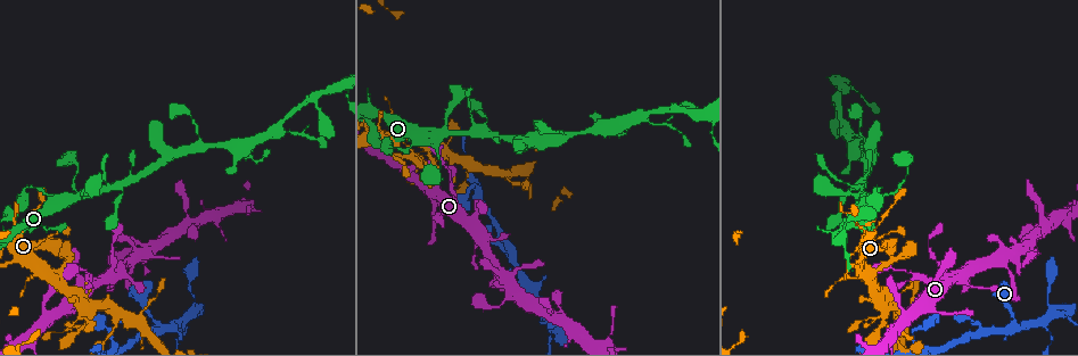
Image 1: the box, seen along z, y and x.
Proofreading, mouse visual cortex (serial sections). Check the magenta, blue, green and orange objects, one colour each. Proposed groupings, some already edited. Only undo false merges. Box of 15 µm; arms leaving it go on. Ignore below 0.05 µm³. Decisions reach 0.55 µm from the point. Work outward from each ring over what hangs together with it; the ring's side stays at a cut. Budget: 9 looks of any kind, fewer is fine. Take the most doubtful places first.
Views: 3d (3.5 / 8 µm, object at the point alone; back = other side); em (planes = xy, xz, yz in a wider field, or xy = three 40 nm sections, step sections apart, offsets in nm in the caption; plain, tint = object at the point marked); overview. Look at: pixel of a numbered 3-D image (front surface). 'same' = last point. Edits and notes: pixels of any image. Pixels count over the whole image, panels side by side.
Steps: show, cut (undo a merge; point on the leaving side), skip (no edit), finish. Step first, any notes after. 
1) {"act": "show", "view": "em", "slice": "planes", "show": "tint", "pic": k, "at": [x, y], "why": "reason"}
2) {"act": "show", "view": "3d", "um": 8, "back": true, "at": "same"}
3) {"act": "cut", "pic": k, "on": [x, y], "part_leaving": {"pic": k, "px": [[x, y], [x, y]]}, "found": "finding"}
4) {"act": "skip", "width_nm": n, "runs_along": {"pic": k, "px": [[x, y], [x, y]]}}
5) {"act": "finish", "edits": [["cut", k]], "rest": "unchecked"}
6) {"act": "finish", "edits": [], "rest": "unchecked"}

{"act": "show", "view": "3d", "um": 3.5, "pic": 1, "at": [85, 319], "why": "narrows sharply"}

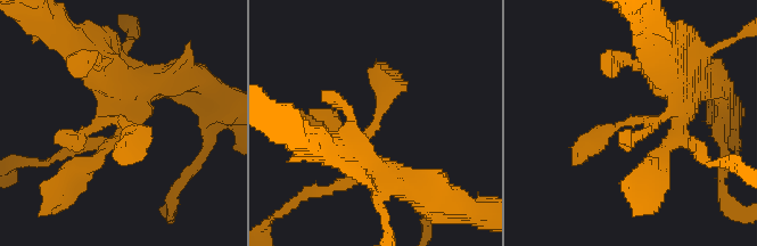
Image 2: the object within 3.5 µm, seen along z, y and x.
{"act": "skip", "runs_along": {"pic": 2, "px": [[677, 78], [672, 113], [618, 123], [575, 162]]}, "found": "all the same cell"}

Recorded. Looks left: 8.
{"act": "show", "view": "3d", "um": 8, "back": true, "pic": 1, "at": [841, 236], "why": "narrows sharply"}

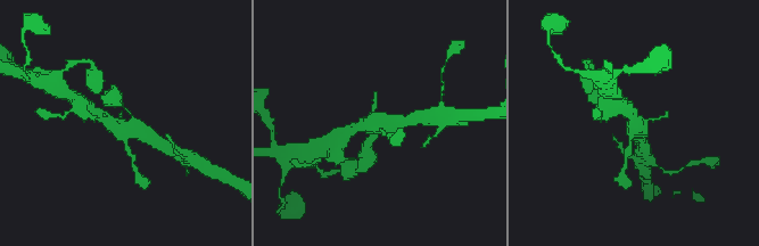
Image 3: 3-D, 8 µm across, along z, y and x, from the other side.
{"act": "show", "view": "3d", "um": 3.5, "pic": 3, "at": [636, 126], "why": "closer look"}

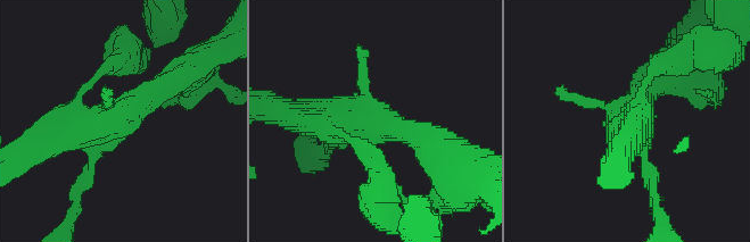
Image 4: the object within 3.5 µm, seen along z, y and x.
{"act": "show", "view": "em", "slice": "planes", "show": "tint", "pic": 4, "at": [113, 120]}

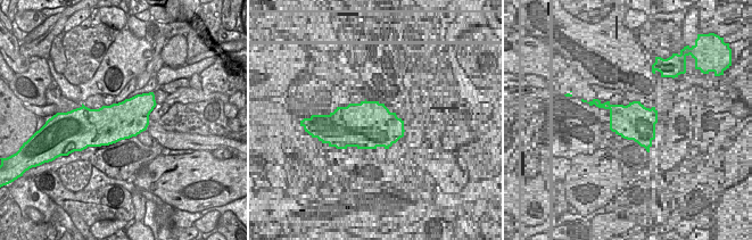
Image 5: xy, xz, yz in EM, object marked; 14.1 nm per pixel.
{"act": "skip", "runs_along": {"pic": 4, "px": [[429, 149], [384, 123], [343, 134]]}, "found": "all the same cell"}

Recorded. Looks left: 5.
{"act": "show", "view": "3d", "um": 3.5, "pic": 1, "at": [160, 323], "why": "three arms meet"}

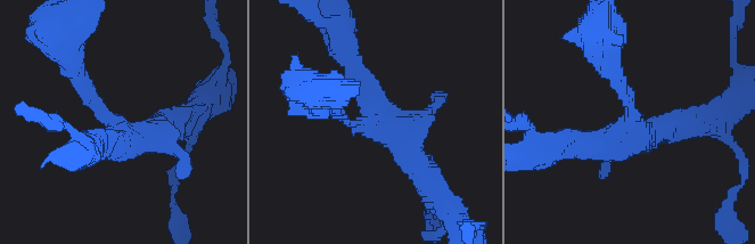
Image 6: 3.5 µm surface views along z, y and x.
{"act": "show", "view": "em", "slice": "xy", "step": 3, "show": "tint", "pic": 6, "at": [120, 128], "why": "now the EM"}

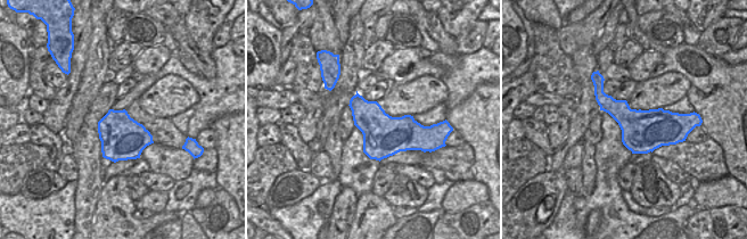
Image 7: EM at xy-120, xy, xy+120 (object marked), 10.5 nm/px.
{"act": "skip", "runs_along": {"pic": 6, "px": [[614, 73], [631, 119], [610, 143], [561, 146]]}, "found": "one cell here"}

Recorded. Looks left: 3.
{"act": "show", "view": "3d", "um": 8, "pic": 1, "at": [1052, 336], "why": "thin neck"}

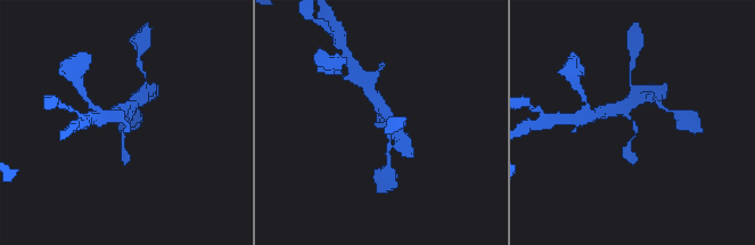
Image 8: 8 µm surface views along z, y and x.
{"act": "show", "view": "em", "slice": "planes", "show": "tint", "pic": 8, "at": [382, 126], "arm_widths_nm": [150, 300], "why": "now the EM"}

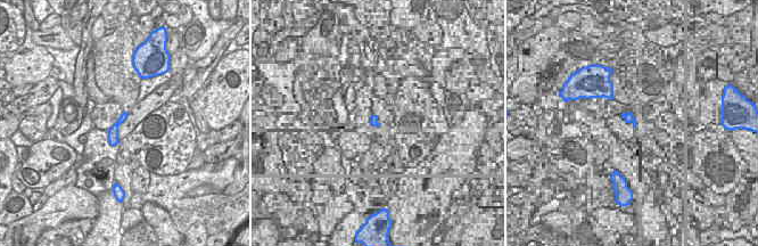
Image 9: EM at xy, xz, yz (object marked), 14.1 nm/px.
{"act": "skip", "runs_along": {"pic": 8, "px": [[614, 111], [634, 124], [631, 150]]}, "found": "all the same cell"}

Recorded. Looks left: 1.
{"act": "finish", "edits": [], "rest": "unchecked"}

